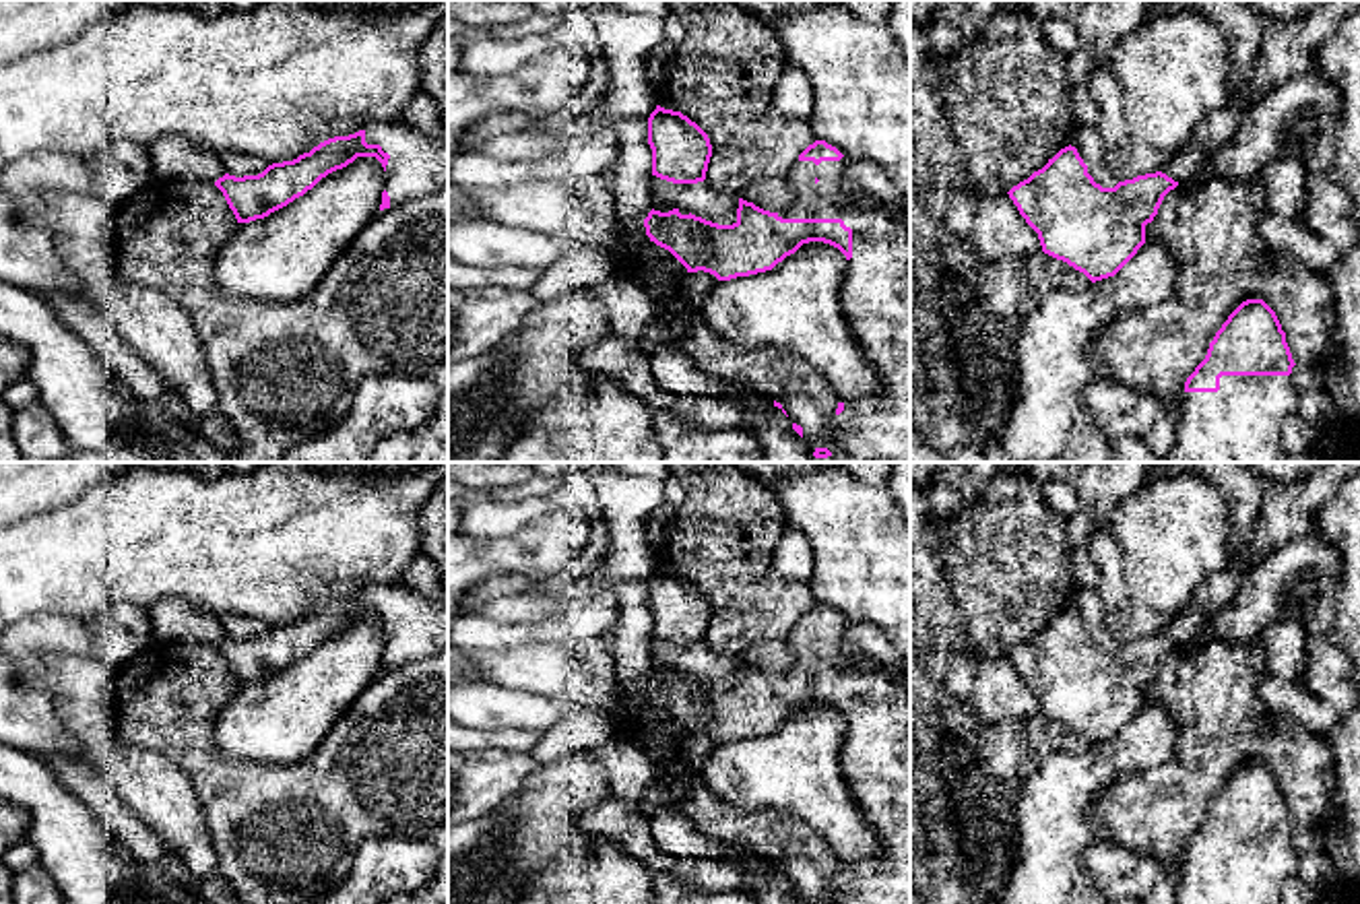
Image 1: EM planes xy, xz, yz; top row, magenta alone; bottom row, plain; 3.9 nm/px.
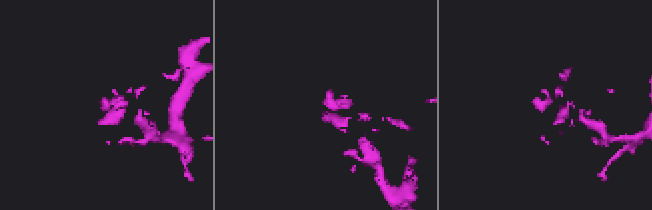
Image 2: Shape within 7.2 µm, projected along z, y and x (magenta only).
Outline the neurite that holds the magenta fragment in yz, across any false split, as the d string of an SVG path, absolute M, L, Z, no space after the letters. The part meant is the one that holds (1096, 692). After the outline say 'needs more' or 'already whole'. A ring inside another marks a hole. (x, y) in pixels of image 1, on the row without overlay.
M1069 607L1007 656L1038 696L1042 714L1096 745L1114 739L1137 716L1145 687L1176 648L1156 634L1102 650Z; already whole

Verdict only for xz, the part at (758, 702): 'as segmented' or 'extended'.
extended

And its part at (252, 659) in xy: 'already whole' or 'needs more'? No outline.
needs more

